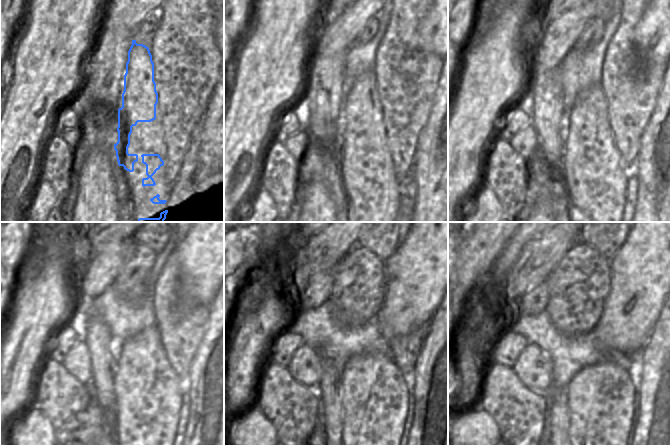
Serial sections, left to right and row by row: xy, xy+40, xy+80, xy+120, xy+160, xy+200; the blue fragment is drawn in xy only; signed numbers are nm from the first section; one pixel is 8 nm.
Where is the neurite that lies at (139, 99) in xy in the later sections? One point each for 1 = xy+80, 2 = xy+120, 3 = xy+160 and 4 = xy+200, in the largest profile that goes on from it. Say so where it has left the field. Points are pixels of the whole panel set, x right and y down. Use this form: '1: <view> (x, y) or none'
1: xy+80 (589, 105)
2: xy+120 (137, 343)
3: xy+160 (357, 387)
4: xy+200 (581, 387)

